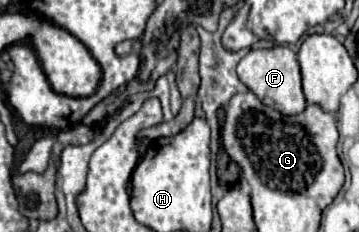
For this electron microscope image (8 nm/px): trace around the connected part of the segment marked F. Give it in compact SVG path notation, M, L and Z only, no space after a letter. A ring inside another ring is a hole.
M273 46L269 50L249 50L249 54L237 64L237 76L263 104L269 104L269 108L277 108L285 116L295 116L307 106L301 90L301 70L297 54L287 46Z

